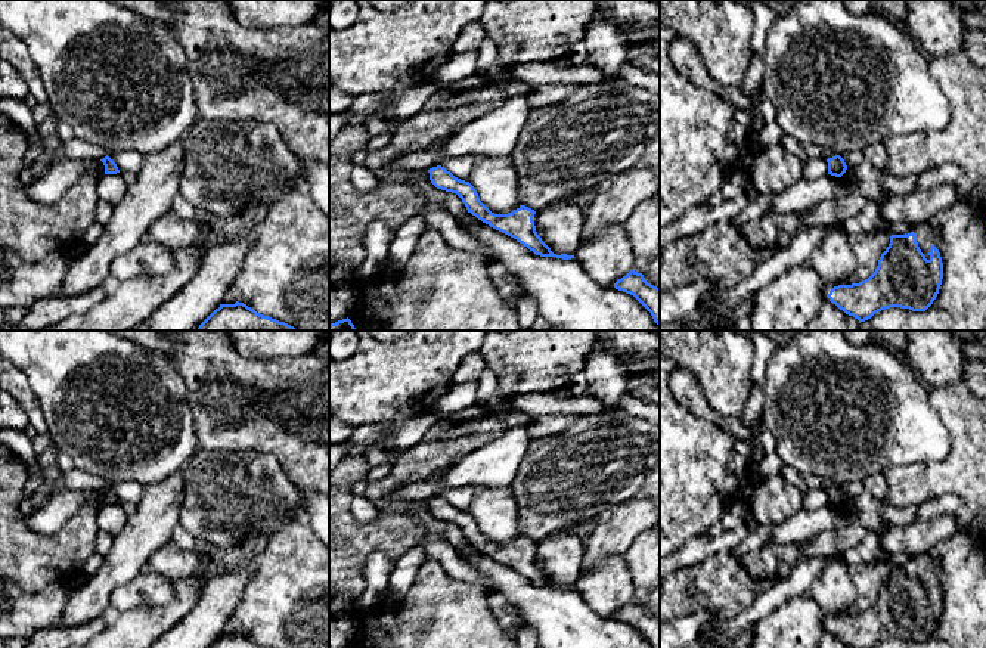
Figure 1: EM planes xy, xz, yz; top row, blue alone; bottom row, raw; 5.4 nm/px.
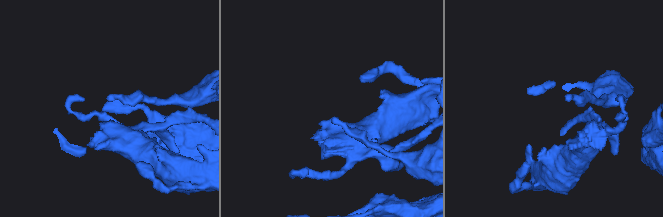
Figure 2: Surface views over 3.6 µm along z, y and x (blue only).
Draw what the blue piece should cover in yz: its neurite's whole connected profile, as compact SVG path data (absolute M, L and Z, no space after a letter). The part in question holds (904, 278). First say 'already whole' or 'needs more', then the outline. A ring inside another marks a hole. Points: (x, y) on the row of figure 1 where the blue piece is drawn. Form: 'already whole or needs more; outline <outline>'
needs more; outline M928 223L918 224L917 232L892 235L875 272L868 279L824 288L822 301L831 301L859 322L890 307L925 311L939 294L943 263L937 249L939 232Z

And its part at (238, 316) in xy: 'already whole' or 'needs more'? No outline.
already whole

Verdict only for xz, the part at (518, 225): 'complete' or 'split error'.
complete

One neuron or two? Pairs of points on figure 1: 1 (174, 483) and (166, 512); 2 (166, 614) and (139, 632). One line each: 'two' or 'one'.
1: one
2: one

